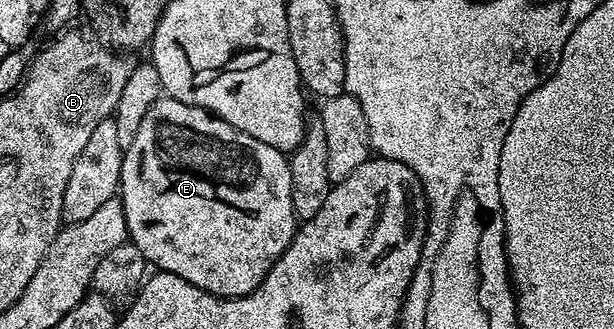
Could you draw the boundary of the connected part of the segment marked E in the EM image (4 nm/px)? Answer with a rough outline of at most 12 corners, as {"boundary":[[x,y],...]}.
{"boundary":[[159,99],[117,196],[148,265],[252,292],[293,242],[291,165]]}

